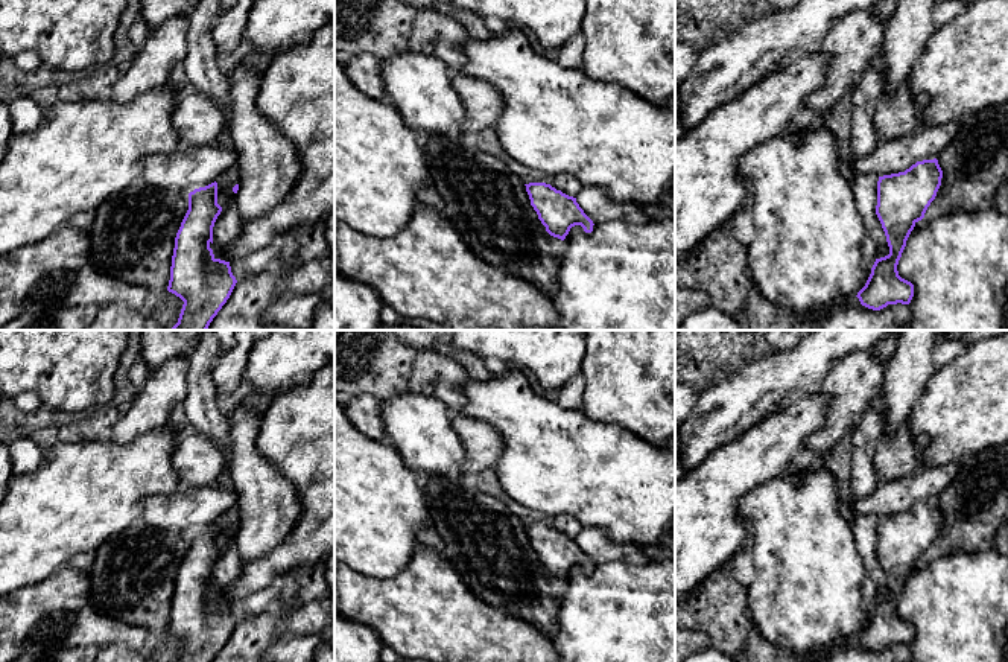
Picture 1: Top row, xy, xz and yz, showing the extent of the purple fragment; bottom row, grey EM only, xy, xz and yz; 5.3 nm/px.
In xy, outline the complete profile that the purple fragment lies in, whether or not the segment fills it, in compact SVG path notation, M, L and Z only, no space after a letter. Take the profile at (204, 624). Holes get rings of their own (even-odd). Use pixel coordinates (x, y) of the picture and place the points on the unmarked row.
M216 522L189 534L189 551L175 578L167 627L184 642L178 662L213 662L237 624L230 603L216 600L210 589L220 552Z

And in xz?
M529 524L525 527L531 546L550 577L564 581L575 566L581 566L585 574L593 572L594 565L579 548L576 539L546 524Z

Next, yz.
M923 501L905 513L879 517L876 555L889 595L876 600L865 627L857 633L862 647L880 651L888 645L909 645L914 625L899 616L897 606L915 565L924 559L941 527L938 501Z

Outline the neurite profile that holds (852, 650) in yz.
M851 638L844 645L835 642L801 654L798 662L911 662L911 647L897 644L873 651L862 647L857 638Z

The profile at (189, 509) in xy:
M219 485L179 487L170 495L154 495L141 501L143 513L140 520L158 530L170 530L190 534L216 522L237 502L236 490Z

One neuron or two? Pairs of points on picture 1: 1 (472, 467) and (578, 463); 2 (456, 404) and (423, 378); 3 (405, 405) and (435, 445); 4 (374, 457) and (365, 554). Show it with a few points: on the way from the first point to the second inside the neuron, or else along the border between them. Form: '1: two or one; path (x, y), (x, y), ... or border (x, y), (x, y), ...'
1: two; border (499, 431), (504, 440), (504, 452), (494, 466)
2: one; path (449, 396), (431, 378)
3: one; path (405, 414), (426, 436)
4: one; path (365, 481), (365, 530)

